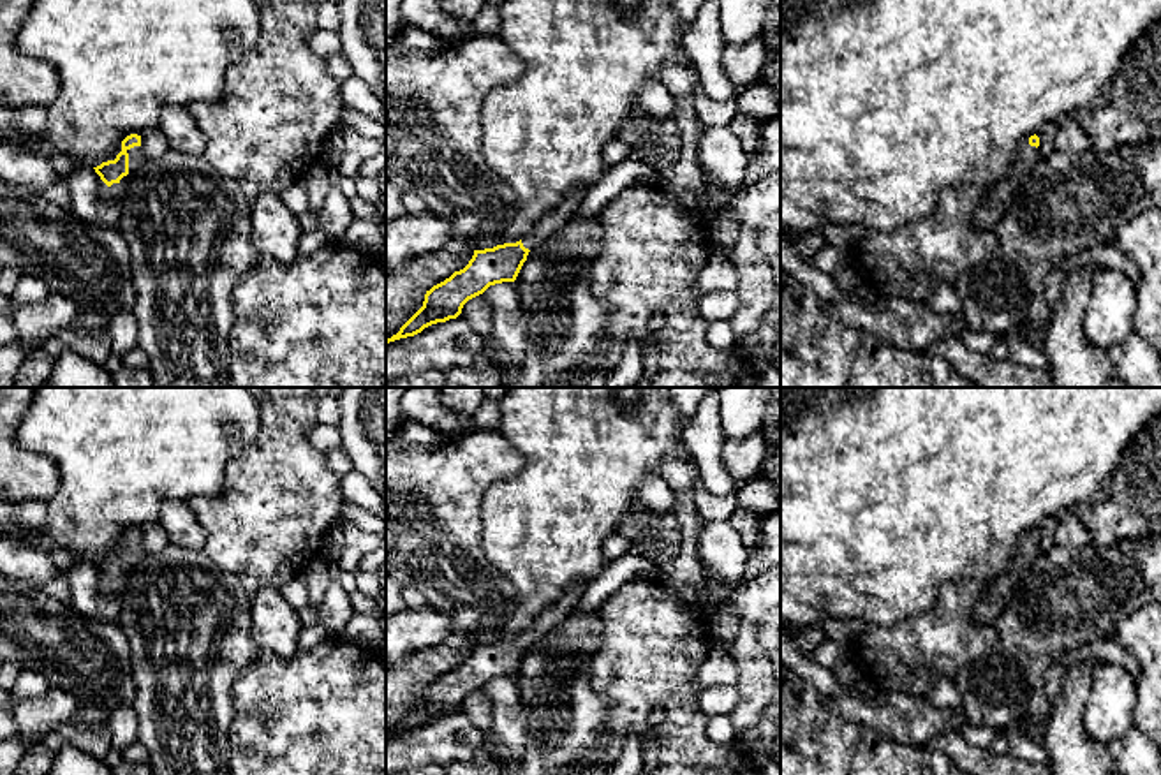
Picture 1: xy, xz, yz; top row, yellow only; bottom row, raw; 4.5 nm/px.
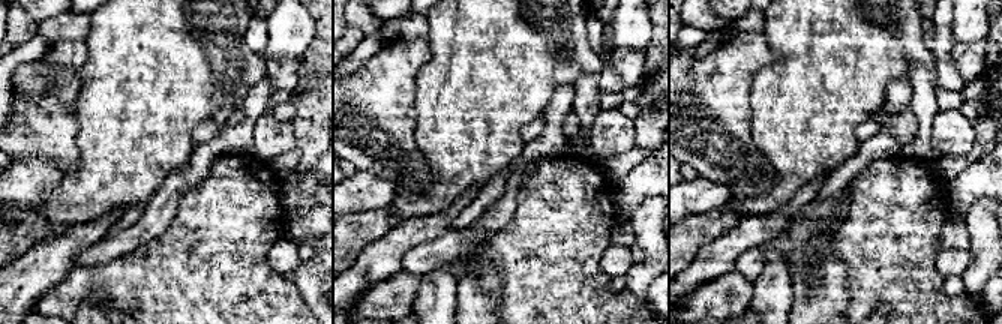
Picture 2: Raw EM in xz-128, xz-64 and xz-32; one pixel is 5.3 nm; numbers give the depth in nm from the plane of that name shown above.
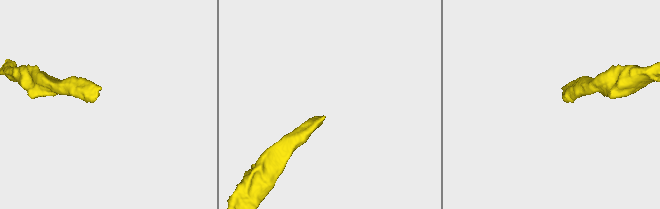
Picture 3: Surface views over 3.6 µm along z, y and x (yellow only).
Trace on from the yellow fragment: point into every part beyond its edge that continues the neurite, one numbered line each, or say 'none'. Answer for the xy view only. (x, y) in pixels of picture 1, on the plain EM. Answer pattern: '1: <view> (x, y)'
1: xy (136, 550)

